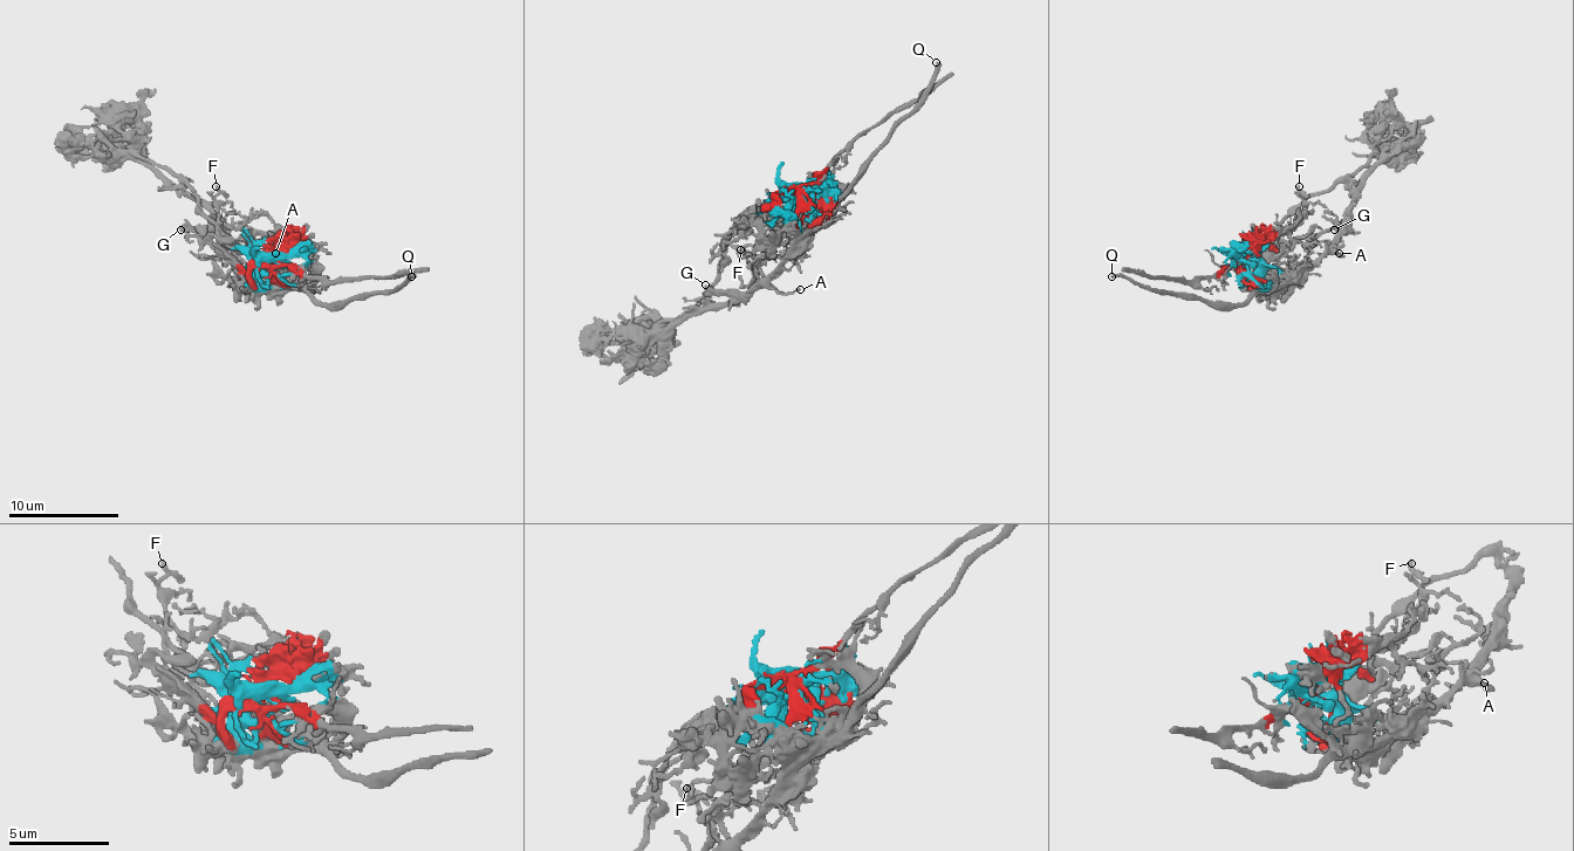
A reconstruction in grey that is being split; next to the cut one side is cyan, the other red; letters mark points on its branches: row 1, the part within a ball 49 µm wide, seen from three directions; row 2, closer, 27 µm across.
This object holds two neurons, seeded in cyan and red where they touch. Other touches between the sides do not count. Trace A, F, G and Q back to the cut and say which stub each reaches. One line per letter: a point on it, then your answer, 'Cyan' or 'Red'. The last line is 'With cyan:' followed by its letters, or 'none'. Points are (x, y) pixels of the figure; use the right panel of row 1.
A: Place: (1339, 253). Cyan
F: Place: (1299, 186). Red
G: Place: (1334, 230). Cyan
Q: Place: (1111, 276). Cyan
With cyan: A, G, Q

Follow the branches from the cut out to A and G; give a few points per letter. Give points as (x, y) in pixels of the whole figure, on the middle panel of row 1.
A: (795, 193), (795, 218), (800, 232), (792, 240), (792, 254), (771, 285), (781, 293), (800, 289)
G: (795, 193), (795, 218), (800, 232), (792, 240), (792, 251), (743, 293), (720, 293), (704, 285)

